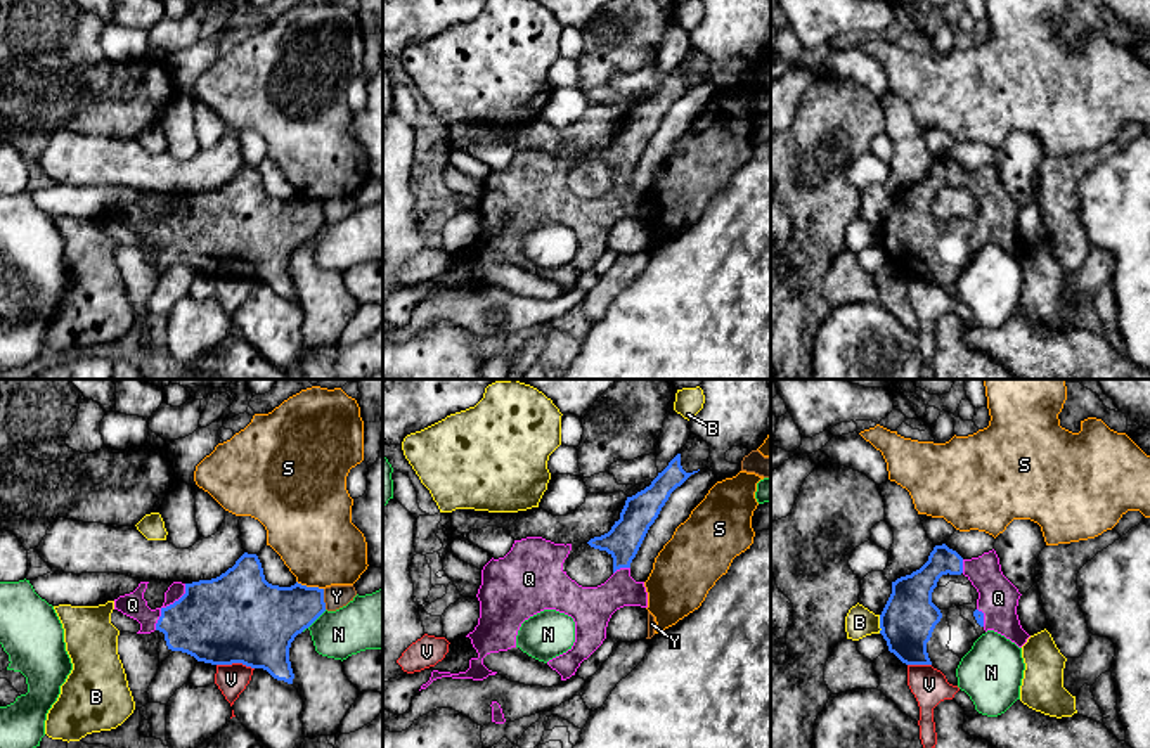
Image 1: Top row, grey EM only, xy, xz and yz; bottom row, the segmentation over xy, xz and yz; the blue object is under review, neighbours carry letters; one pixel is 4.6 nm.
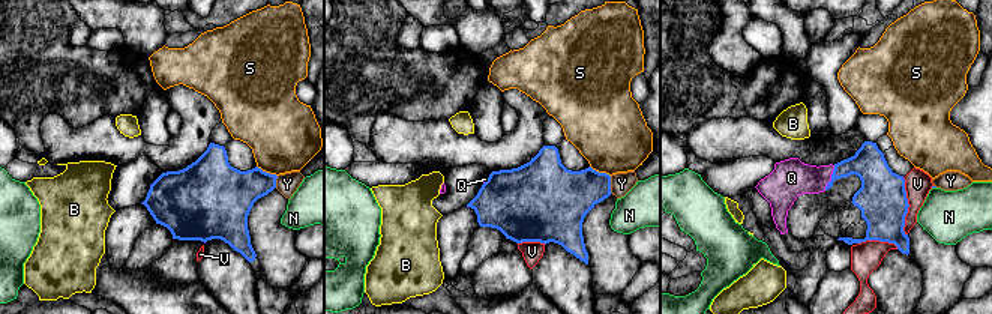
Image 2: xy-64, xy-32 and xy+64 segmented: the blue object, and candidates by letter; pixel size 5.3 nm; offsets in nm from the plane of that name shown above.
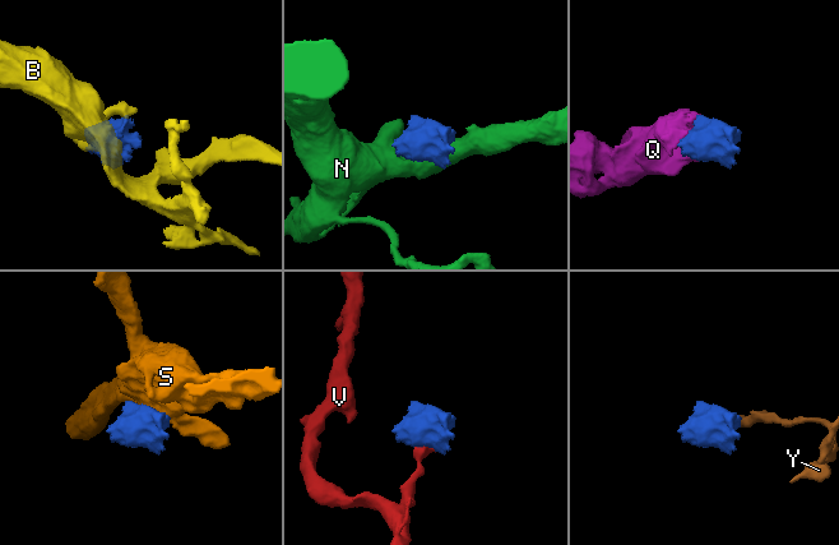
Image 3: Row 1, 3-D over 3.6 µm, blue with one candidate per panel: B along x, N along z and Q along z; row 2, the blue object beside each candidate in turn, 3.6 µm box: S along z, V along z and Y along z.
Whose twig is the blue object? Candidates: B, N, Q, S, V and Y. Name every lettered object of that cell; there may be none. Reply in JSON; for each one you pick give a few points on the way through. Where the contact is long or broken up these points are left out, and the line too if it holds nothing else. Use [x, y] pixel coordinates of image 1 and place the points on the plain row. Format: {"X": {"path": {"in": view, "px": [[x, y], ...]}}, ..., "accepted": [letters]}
{"accepted": ["Q"]}

